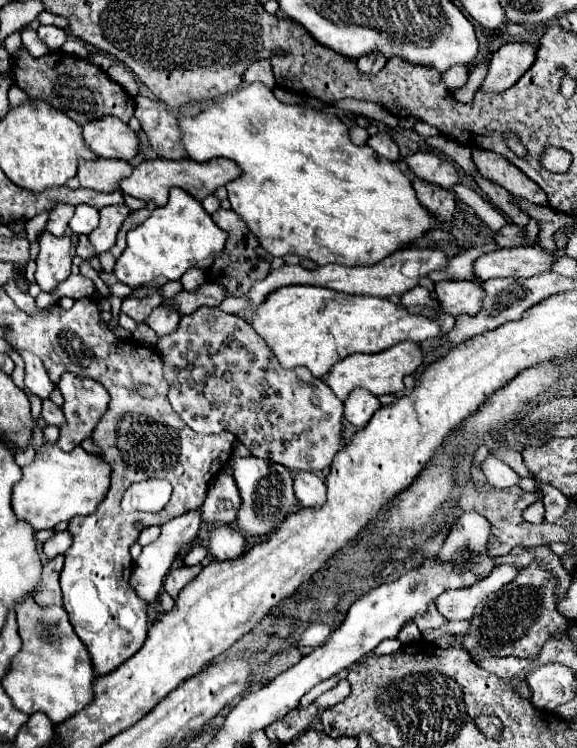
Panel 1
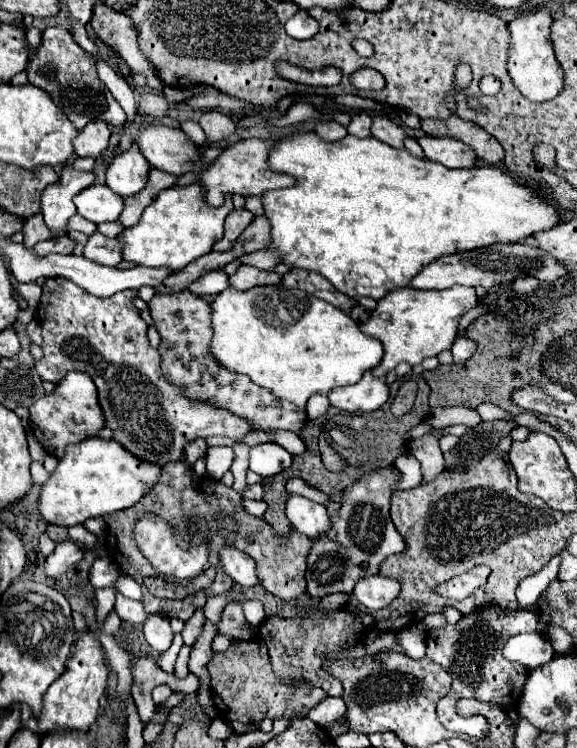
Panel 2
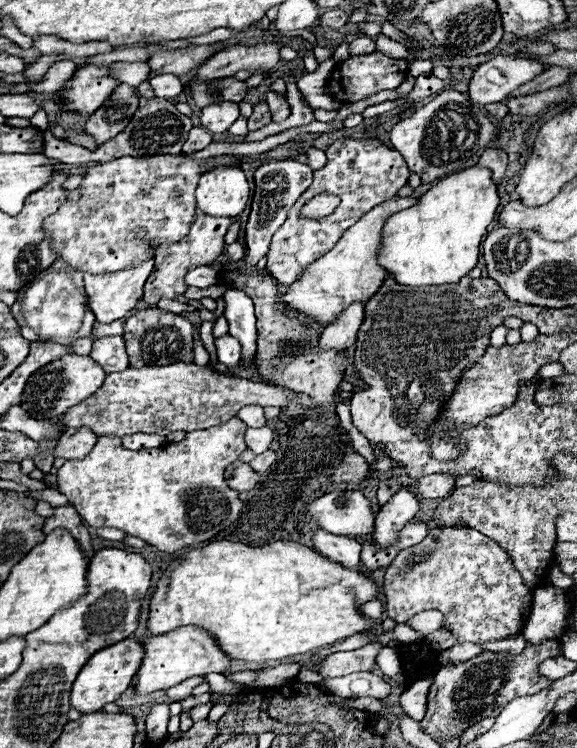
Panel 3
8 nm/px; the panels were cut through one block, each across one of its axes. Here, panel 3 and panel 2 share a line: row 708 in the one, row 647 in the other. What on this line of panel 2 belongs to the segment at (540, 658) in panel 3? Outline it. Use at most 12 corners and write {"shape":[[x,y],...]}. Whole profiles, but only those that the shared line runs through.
{"shape":[[494,604],[430,630],[426,658],[452,674],[456,702],[514,708],[528,668],[502,644],[536,632],[534,612]]}

